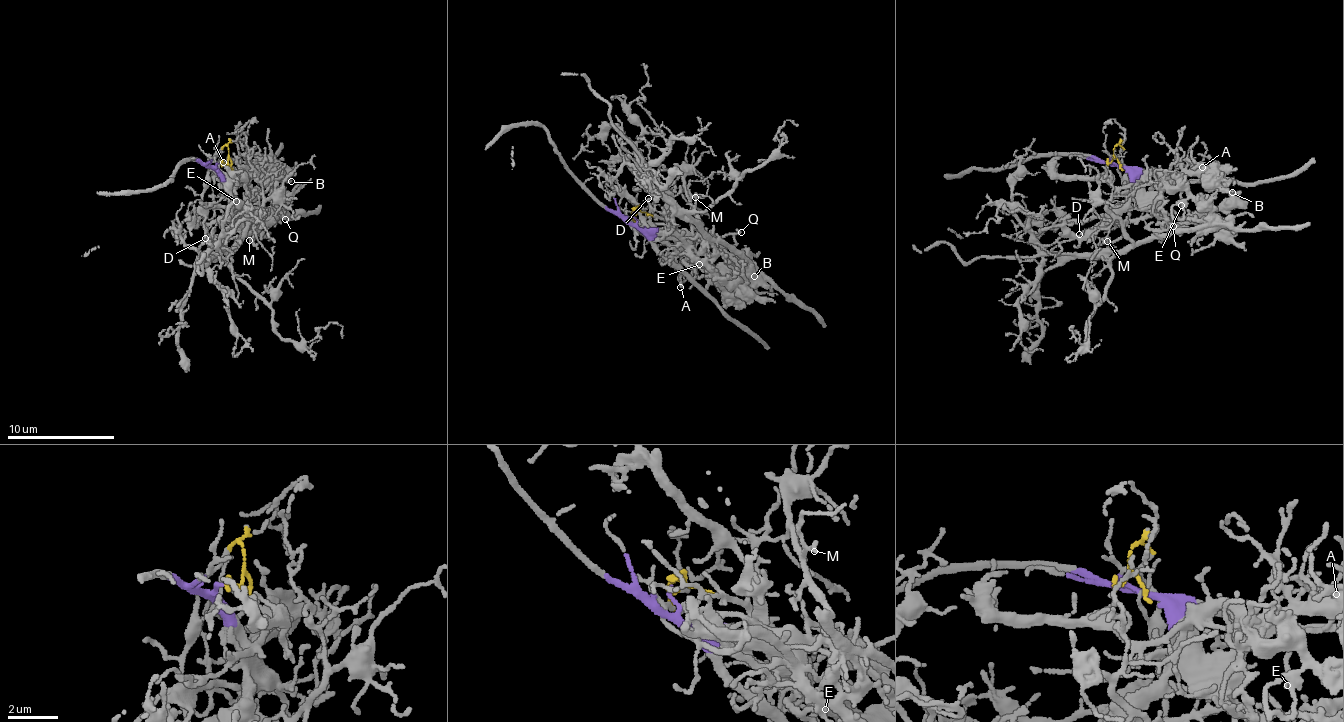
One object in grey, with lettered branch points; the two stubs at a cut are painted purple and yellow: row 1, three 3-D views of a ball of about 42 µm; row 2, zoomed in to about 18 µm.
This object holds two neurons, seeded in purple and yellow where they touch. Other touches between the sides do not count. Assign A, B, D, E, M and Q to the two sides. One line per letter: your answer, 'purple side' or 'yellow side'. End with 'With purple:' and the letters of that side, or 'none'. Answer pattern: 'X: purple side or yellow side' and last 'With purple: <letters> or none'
A: purple side
B: purple side
D: purple side
E: purple side
M: yellow side
Q: purple side
With purple: A, B, D, E, Q

